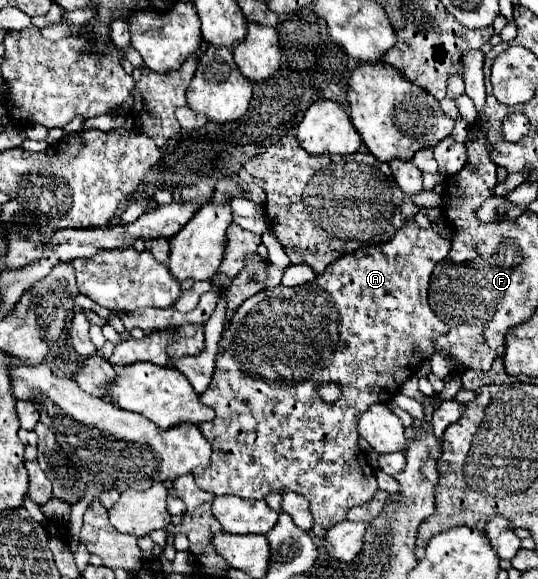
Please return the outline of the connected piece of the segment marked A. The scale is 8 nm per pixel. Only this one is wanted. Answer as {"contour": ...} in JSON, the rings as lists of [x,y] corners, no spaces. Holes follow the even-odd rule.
{"contour":[[[410,220],[410,224],[406,224],[406,228],[400,228],[394,234],[394,240],[388,240],[386,244],[376,244],[374,248],[364,248],[362,252],[354,252],[350,256],[342,256],[342,260],[336,260],[334,264],[330,264],[330,268],[326,268],[326,272],[322,272],[320,276],[316,276],[312,282],[302,284],[302,286],[294,286],[294,288],[286,288],[286,286],[276,286],[276,288],[264,288],[262,292],[250,296],[248,300],[244,300],[232,320],[228,322],[228,326],[222,332],[222,338],[218,342],[220,350],[216,354],[216,370],[214,370],[214,378],[208,386],[208,390],[204,392],[204,396],[200,396],[200,402],[214,408],[216,416],[212,422],[204,422],[200,424],[200,432],[204,434],[204,438],[212,444],[212,462],[210,468],[200,468],[198,472],[194,472],[196,476],[196,484],[206,490],[212,492],[216,496],[224,496],[224,494],[232,494],[232,496],[240,496],[240,498],[264,498],[268,492],[284,492],[284,490],[294,490],[302,496],[308,498],[310,502],[310,510],[314,516],[314,526],[312,526],[312,534],[316,538],[324,538],[326,532],[330,530],[330,526],[346,520],[346,514],[352,506],[364,504],[368,502],[374,492],[378,490],[376,484],[376,476],[374,470],[366,470],[366,460],[362,460],[364,456],[360,456],[360,446],[358,446],[358,418],[366,412],[366,408],[370,404],[376,402],[390,402],[400,386],[404,384],[406,378],[410,378],[418,366],[422,364],[424,358],[432,356],[432,346],[434,346],[434,338],[442,332],[446,332],[446,324],[442,324],[434,312],[428,306],[428,280],[430,274],[434,270],[434,266],[446,258],[450,250],[450,240],[438,236],[436,232],[432,232],[430,228],[420,230],[414,220]],[[324,382],[338,382],[340,386],[340,398],[336,402],[324,402],[318,394],[318,388]]]}

